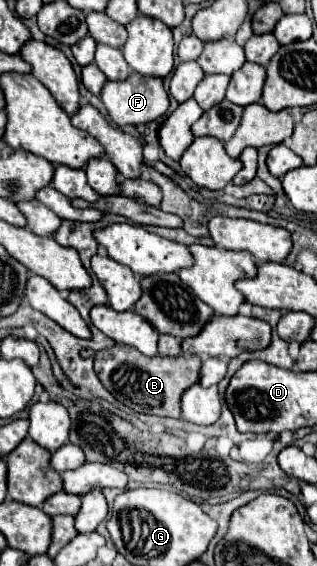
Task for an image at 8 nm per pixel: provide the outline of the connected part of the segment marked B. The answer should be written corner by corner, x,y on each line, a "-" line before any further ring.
114,344
112,348
100,350
94,356
94,372
102,380
104,388
120,400
124,406
142,414
180,418
180,396
182,392
198,382
200,356
144,356
134,346

